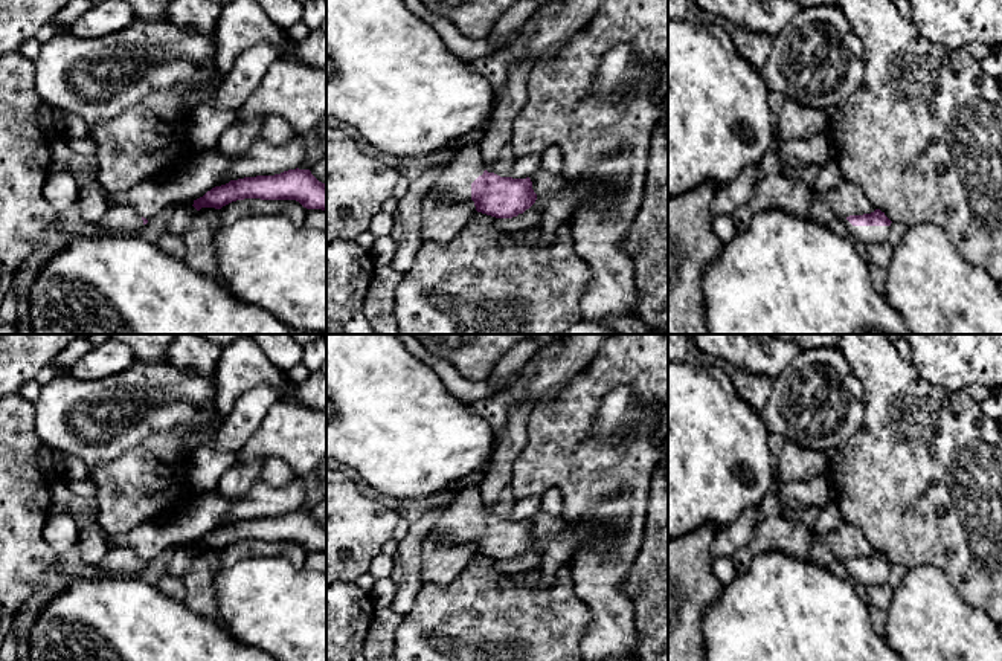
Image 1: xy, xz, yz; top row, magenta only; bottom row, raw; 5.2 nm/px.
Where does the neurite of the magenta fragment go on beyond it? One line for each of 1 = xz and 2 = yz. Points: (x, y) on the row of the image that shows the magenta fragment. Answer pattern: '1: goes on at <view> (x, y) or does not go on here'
1: goes on at xz (455, 182)
2: goes on at yz (868, 235)

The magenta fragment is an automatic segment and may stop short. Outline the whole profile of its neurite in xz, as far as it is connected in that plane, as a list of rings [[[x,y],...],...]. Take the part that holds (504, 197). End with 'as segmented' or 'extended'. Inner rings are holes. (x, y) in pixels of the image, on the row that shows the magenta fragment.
[[[476,142],[459,148],[453,162],[435,180],[430,194],[445,203],[473,200],[477,212],[496,218],[512,218],[529,209],[537,200],[531,179],[488,173],[477,163],[477,151]]]; extended

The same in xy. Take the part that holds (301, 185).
[[[288,169],[275,176],[256,176],[230,180],[215,186],[194,200],[194,208],[221,209],[244,198],[296,200],[307,209],[326,211],[326,183],[319,182],[310,169]]]; as segmented

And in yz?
[[[875,209],[871,214],[849,215],[843,218],[843,223],[856,240],[869,246],[888,241],[892,221],[885,215],[885,212]]]; extended

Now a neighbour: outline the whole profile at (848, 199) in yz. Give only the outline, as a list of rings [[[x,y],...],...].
[[[843,180],[833,191],[813,191],[808,220],[822,226],[831,226],[836,220],[843,220],[849,215],[871,214],[875,209],[860,186]]]

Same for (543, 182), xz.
[[[543,168],[535,169],[529,176],[529,179],[532,182],[532,189],[537,194],[537,197],[561,191],[566,185],[566,179],[561,173],[555,174]]]

